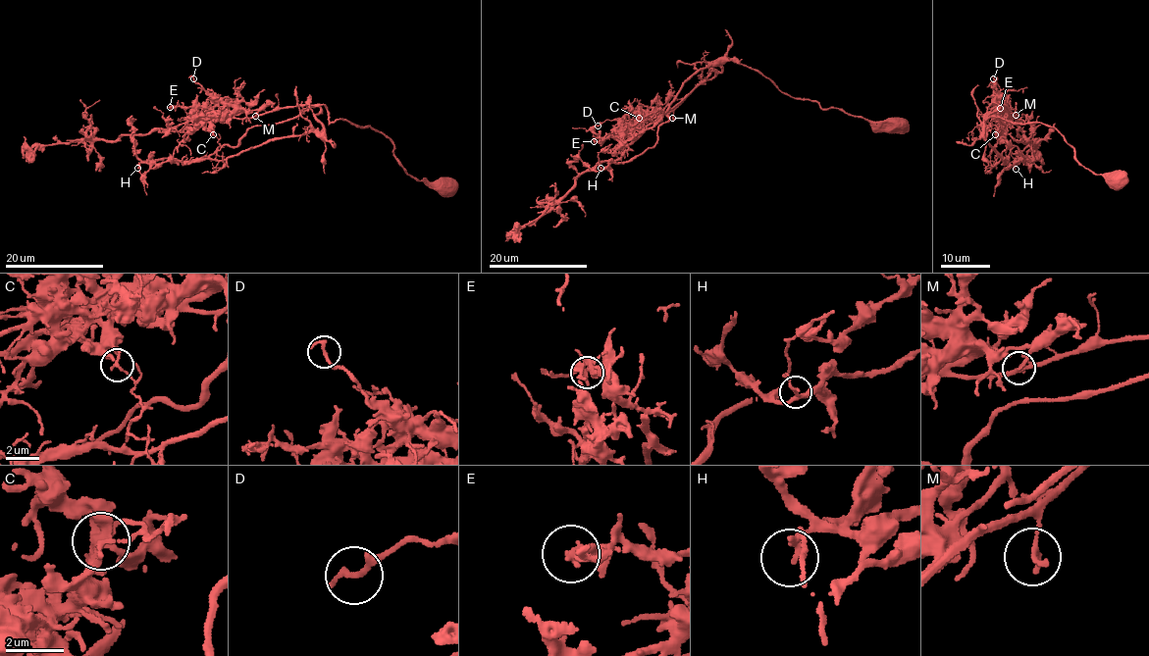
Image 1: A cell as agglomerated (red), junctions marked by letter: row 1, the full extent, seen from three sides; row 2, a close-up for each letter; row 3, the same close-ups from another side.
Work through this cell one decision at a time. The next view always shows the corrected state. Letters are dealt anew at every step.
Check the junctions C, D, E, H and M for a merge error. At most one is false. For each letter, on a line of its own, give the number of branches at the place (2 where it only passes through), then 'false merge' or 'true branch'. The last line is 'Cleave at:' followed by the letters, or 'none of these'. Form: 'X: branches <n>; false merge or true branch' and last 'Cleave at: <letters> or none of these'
C: branches 2; false merge
D: branches 2; true branch
E: branches 2; true branch
H: branches 2; true branch
M: branches 2; true branch
Cleave at: C

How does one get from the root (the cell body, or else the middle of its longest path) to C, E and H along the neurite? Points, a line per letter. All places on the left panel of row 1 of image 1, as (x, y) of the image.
C: (445, 184), (411, 177), (388, 137), (331, 122), (323, 104), (217, 114), (213, 133)
E: (445, 184), (430, 187), (411, 177), (388, 137), (369, 126), (331, 122), (323, 104), (269, 112), (170, 107)
H: (445, 184), (411, 177), (388, 137), (331, 122), (323, 104), (252, 126), (236, 146), (201, 159), (137, 168)

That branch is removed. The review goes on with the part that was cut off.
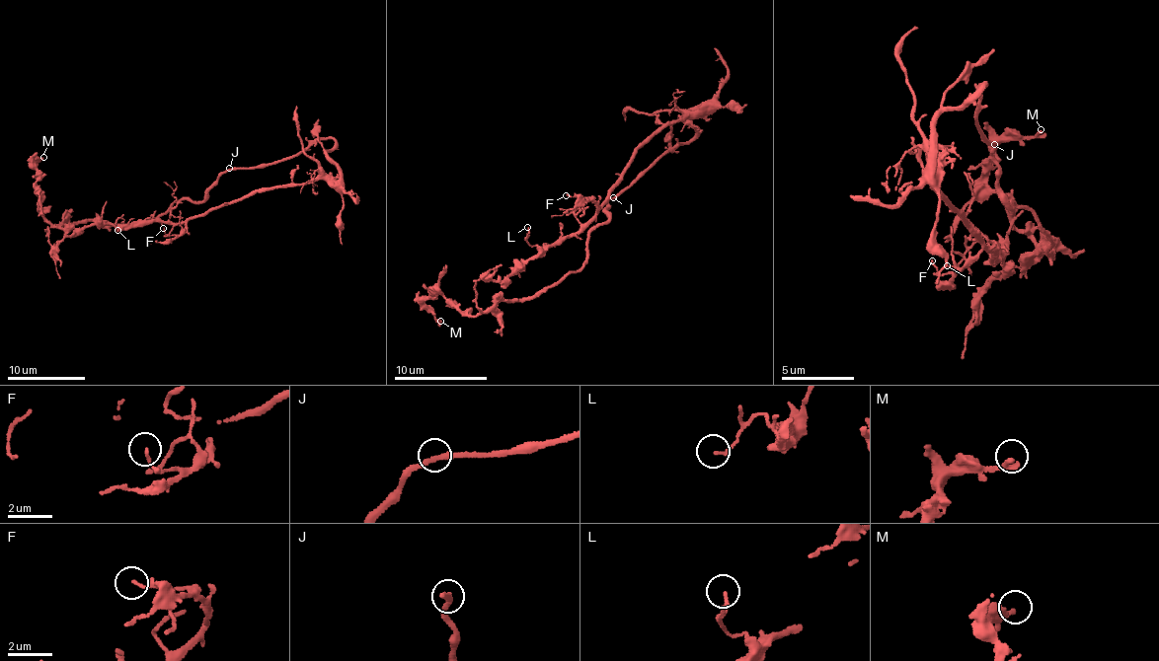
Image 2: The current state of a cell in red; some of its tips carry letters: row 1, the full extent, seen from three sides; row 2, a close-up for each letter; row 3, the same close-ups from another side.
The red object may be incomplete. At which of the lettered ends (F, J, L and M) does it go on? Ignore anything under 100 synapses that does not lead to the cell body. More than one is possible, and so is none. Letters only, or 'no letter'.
no letter

